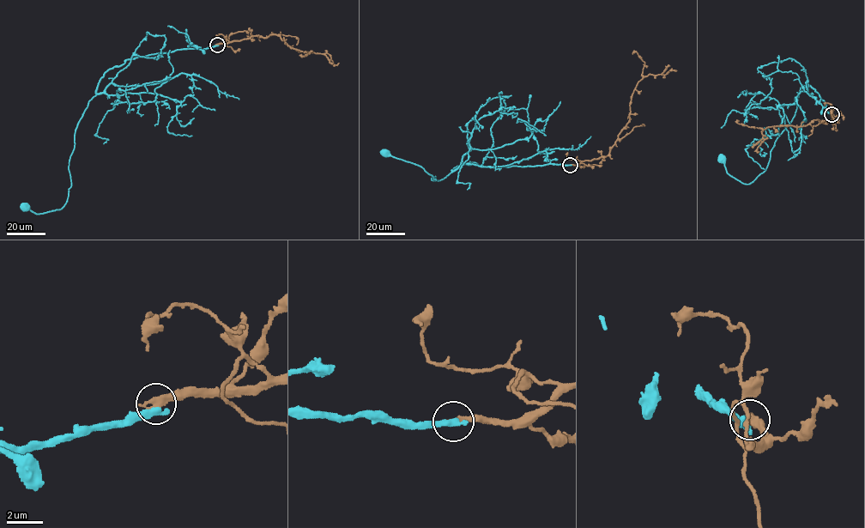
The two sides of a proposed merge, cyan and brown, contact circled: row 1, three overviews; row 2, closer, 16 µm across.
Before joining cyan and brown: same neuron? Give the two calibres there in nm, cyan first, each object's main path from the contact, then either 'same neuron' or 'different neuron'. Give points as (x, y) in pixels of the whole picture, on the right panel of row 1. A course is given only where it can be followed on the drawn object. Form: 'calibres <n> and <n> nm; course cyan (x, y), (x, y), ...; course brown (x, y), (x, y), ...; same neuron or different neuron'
calibres 400 and 400 nm; course cyan (832, 114), (814, 88), (802, 84), (796, 112), (775, 142), (764, 172), (743, 184), (728, 174), (722, 160); course brown (832, 114), (834, 122), (816, 119), (798, 127), (768, 127), (761, 131), (764, 138), (759, 151); different neuron

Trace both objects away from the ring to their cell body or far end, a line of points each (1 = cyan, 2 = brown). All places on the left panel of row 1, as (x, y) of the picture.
1: (217, 45), (138, 57), (109, 68), (75, 134), (69, 160), (71, 185), (63, 207), (40, 214), (23, 208)
2: (217, 45), (273, 34), (290, 47), (326, 52), (334, 63), (339, 63)

